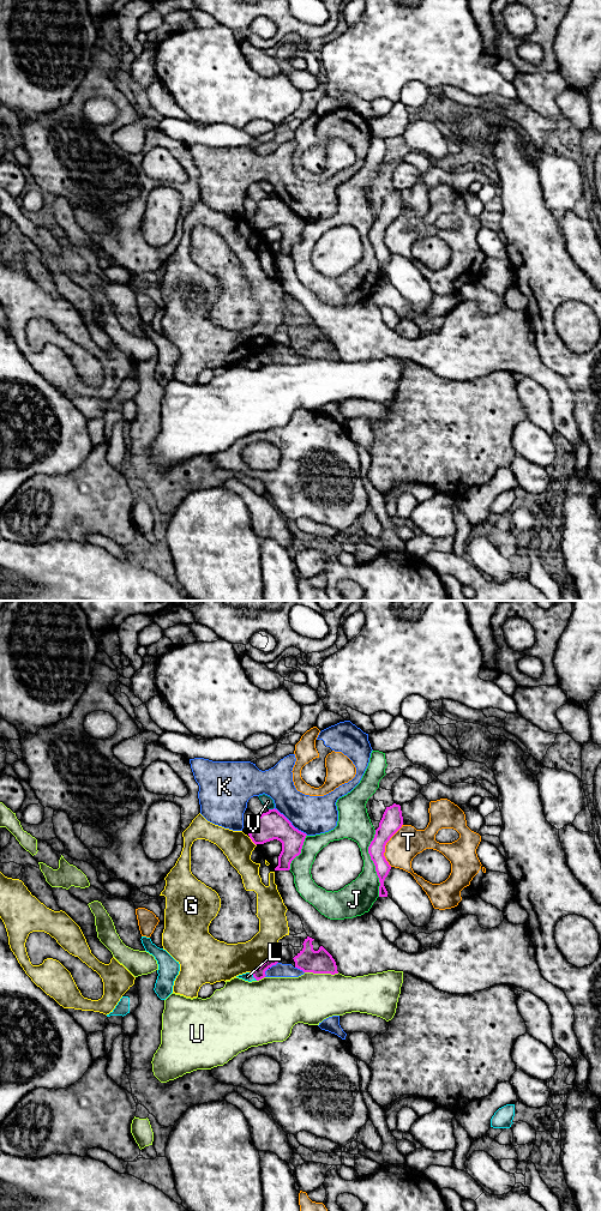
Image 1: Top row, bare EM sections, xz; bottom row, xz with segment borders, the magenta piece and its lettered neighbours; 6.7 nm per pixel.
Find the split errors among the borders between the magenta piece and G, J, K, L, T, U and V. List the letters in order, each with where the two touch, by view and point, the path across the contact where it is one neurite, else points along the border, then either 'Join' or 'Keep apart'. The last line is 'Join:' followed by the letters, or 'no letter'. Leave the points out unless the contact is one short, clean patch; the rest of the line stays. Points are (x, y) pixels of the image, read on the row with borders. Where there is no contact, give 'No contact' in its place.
G: Touches magenta at xz (263, 963). Keep apart
J: Touches magenta at xz (373, 862). Keep apart
K: Touches magenta at xz (290, 823). Keep apart
L: Touches magenta at xz (253, 976). Boundary: xz (251, 972), (257, 980). Keep apart
T: Touches magenta at xz (385, 844). Keep apart
U: Touches magenta at xz (322, 972). Keep apart
V: Touches magenta at xz (271, 809). Keep apart
Join: no letter

